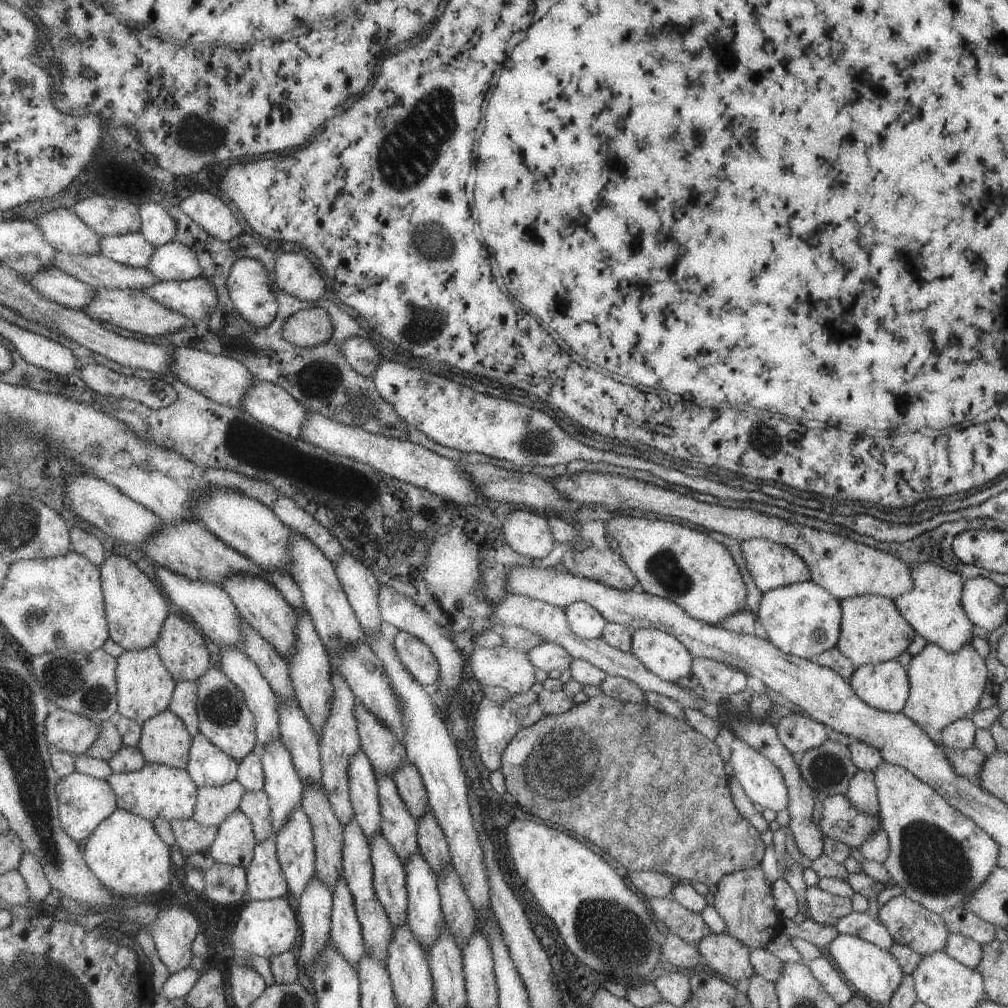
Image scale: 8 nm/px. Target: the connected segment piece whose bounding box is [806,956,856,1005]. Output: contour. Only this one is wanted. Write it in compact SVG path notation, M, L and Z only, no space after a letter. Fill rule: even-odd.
M818 957L806 964L813 975L813 978L821 984L827 996L838 1005L843 1005L855 993L853 987L848 983L842 974L837 972L836 966L833 966L829 959Z

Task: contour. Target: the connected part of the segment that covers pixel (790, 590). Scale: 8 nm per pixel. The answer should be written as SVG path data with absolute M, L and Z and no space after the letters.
M803 581L773 588L761 594L756 620L763 626L767 640L789 656L811 659L822 651L835 647L839 636L841 608L827 590L815 582Z

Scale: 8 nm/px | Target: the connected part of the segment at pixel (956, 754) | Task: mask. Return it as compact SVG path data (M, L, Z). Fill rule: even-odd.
M943 742L937 744L937 748L941 748L941 752L945 754L947 762L953 766L953 772L973 784L979 785L979 772L981 772L981 764L985 762L985 754L976 747L967 750L949 750Z

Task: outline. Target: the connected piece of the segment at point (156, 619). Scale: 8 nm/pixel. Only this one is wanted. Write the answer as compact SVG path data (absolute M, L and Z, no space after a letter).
M107 554L105 562L101 564L101 572L110 626L110 636L113 640L116 640L117 644L121 644L126 651L145 650L145 648L156 644L157 640L161 638L164 624L174 608L162 587L157 586L154 576L150 576L146 572L145 567L140 563L134 564L129 558L115 554Z

